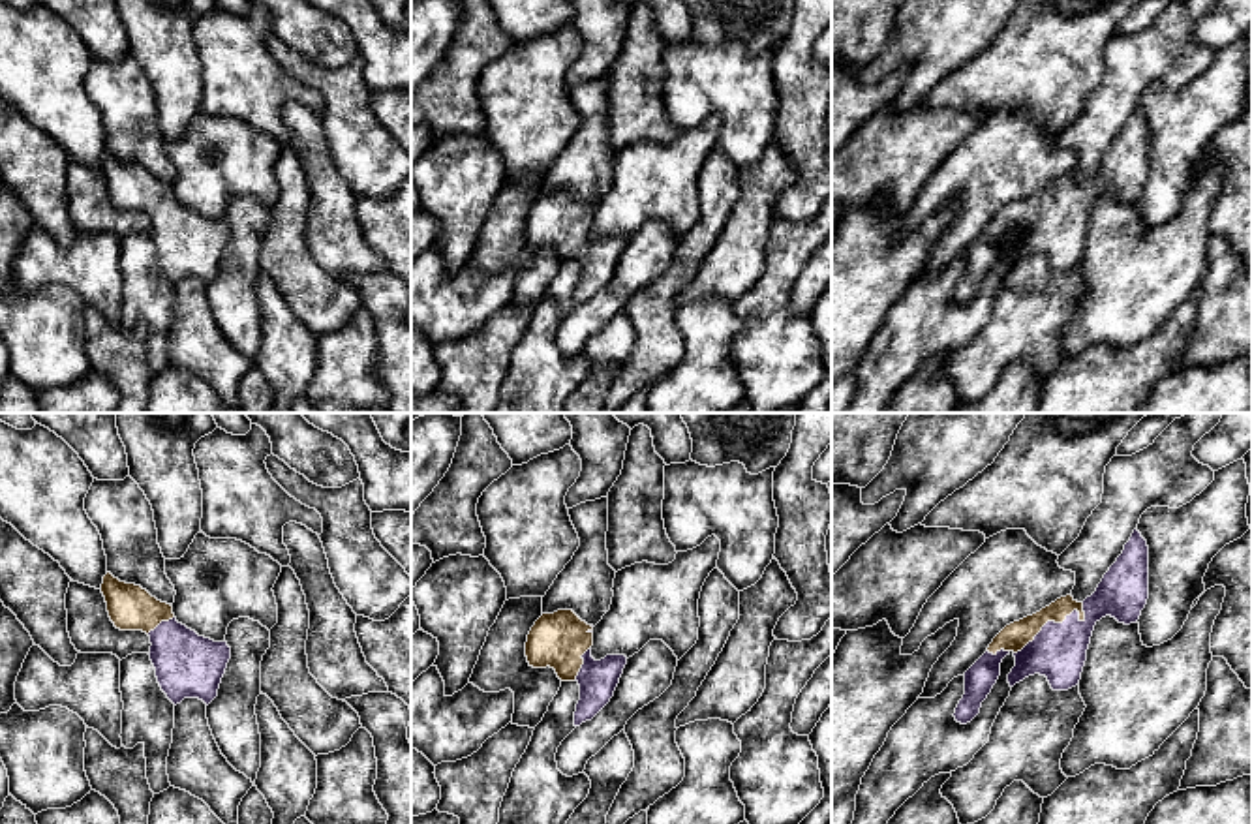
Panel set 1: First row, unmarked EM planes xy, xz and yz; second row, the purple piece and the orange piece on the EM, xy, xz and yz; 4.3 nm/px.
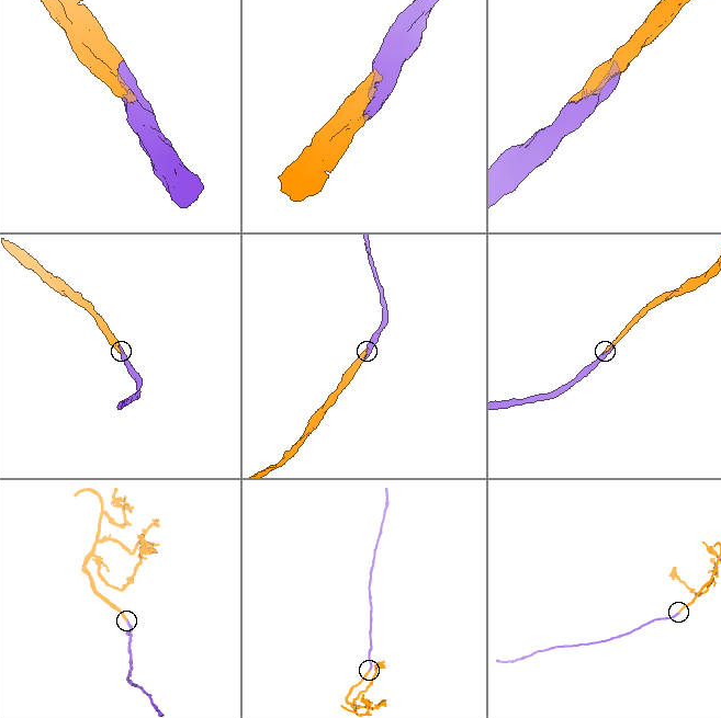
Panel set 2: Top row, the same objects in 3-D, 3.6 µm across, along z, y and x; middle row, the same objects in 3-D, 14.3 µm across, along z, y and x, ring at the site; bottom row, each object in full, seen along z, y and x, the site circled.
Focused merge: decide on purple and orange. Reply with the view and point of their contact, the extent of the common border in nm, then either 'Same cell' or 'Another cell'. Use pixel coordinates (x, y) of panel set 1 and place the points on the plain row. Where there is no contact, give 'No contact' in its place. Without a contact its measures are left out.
Touches purple at yz (1050, 201). Shared border 380 nm. Same cell

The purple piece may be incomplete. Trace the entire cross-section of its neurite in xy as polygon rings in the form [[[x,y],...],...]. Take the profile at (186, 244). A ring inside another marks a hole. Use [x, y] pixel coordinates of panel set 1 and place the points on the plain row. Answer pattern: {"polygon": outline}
{"polygon": [[[111,152],[103,156],[101,173],[116,208],[150,216],[148,235],[158,263],[175,285],[184,278],[199,278],[208,285],[218,276],[231,238],[227,221],[199,216],[176,201],[171,184],[141,165],[120,161]]]}

